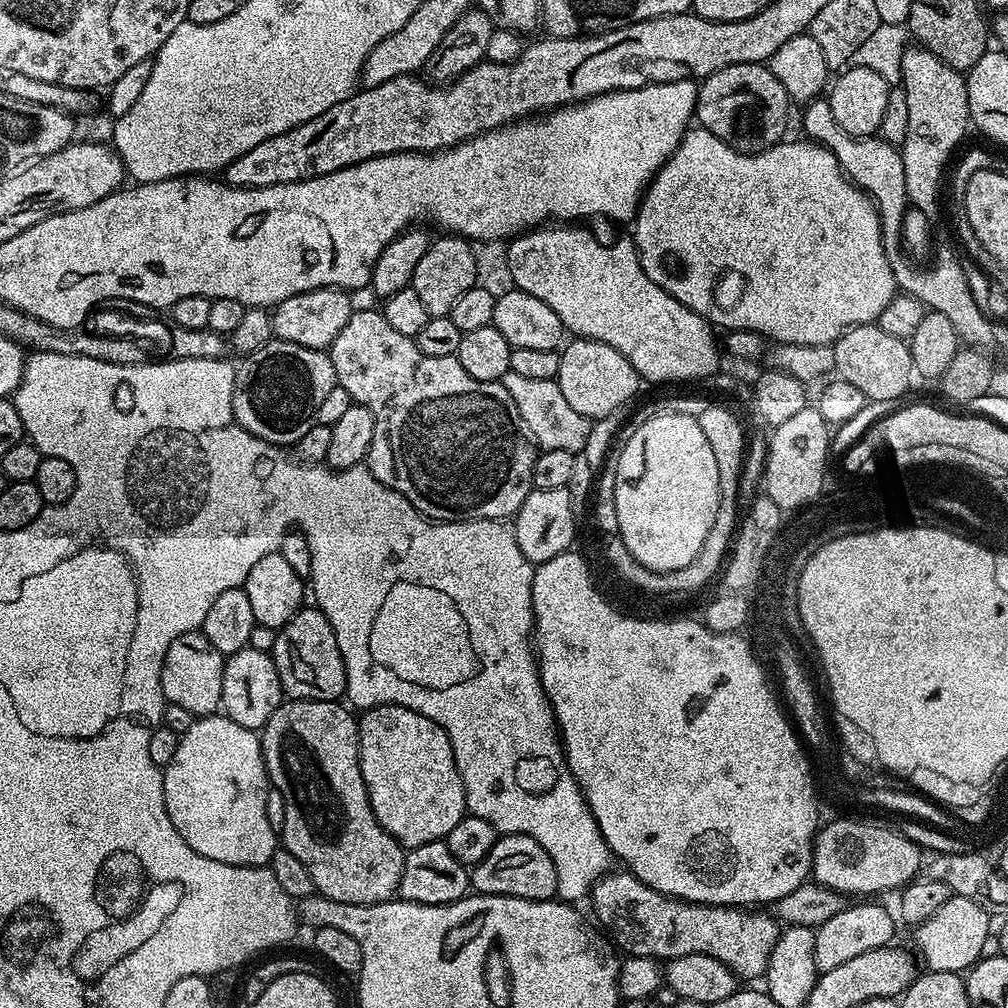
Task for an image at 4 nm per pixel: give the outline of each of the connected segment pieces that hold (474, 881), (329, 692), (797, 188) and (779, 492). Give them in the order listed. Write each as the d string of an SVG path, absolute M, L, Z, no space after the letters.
M501 835L495 846L470 872L470 884L482 896L513 896L527 900L550 900L556 896L558 874L550 854L529 836Z
M305 606L278 629L274 650L270 653L278 670L285 697L293 700L334 700L345 695L346 666L338 650L338 638L319 608Z
M689 127L680 140L680 145L667 162L656 171L644 196L640 199L640 208L631 225L631 240L636 243L636 253L642 262L642 270L646 278L658 282L666 294L678 298L682 306L696 312L703 320L717 329L735 330L738 332L756 332L761 338L774 340L777 345L801 344L802 346L818 346L819 344L835 345L843 332L849 328L857 328L860 324L871 324L878 314L890 306L892 297L897 295L896 279L889 266L888 253L884 251L884 239L880 230L880 215L876 213L876 205L867 193L856 187L827 149L813 144L807 139L799 138L793 144L781 142L763 152L749 154L737 150L723 135L711 132L708 128Z
M814 406L798 410L794 418L771 429L772 441L768 444L768 461L764 464L763 491L781 508L784 504L799 504L808 500L820 485L821 464L829 459L828 432L830 426Z

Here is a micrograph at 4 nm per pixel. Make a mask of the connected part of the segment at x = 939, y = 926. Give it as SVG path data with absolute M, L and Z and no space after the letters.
M952 896L939 909L938 914L926 918L926 922L915 925L916 948L923 967L929 972L958 972L971 969L980 959L982 945L990 935L988 928L989 909L970 902L970 898Z

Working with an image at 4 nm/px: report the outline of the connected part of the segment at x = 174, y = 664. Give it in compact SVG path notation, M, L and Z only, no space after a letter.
M197 630L174 638L166 650L160 681L162 694L167 703L190 710L193 718L213 715L221 707L222 674L224 673L225 653L214 650L203 631Z

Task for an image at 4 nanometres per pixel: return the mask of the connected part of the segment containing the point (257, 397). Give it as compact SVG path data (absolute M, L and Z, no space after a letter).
M274 338L266 346L247 353L241 360L244 361L235 365L236 377L232 391L232 409L236 421L250 434L254 434L254 438L262 438L262 442L281 446L299 445L302 437L316 423L318 406L322 406L326 394L338 387L332 359L327 351Z

